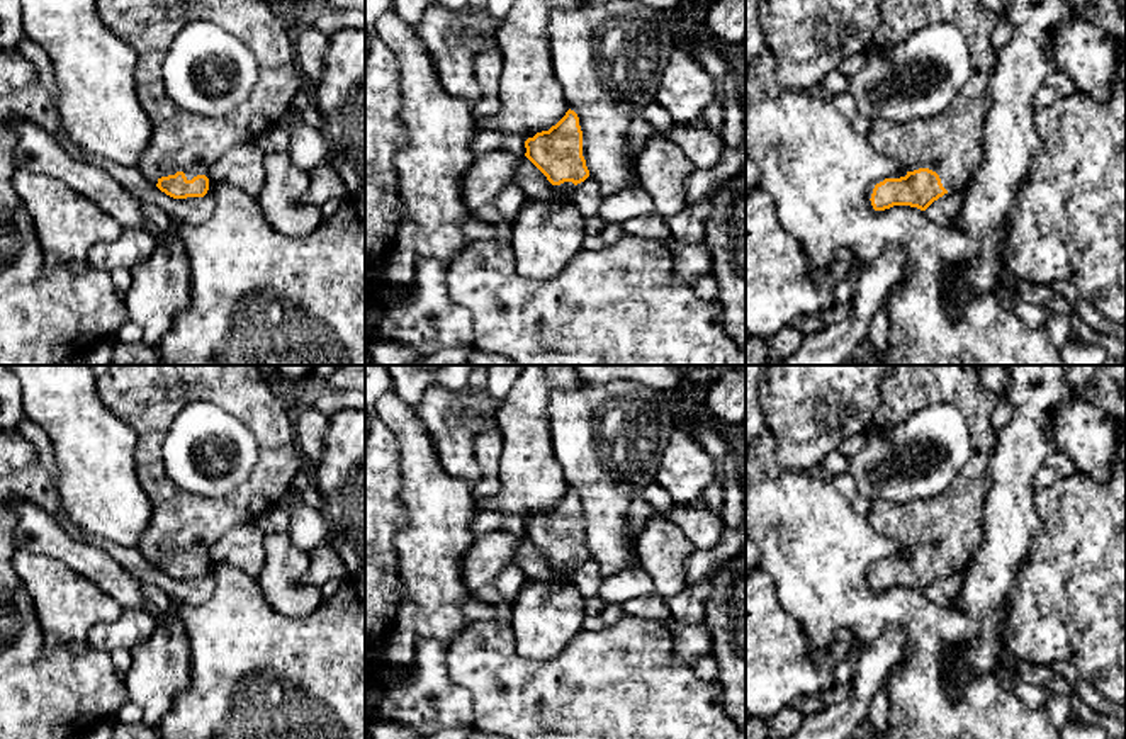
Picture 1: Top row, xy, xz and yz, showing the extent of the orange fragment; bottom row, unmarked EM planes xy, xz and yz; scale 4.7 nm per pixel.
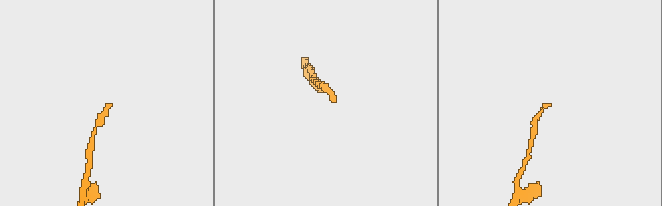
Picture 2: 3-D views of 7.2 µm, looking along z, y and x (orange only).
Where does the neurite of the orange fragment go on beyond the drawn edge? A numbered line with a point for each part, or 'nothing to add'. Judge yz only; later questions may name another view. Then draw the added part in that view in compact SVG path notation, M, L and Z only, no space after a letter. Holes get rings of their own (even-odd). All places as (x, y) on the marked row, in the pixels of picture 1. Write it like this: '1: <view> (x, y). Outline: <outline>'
1: yz (950, 143). Outline: M881 0L881 20L871 46L875 49L888 49L936 22L954 25L965 36L971 51L973 71L970 80L943 114L909 122L873 121L866 138L878 153L893 160L905 172L919 168L936 172L943 187L953 192L965 189L982 163L982 127L990 105L988 83L997 66L992 32L999 15L987 8L982 0Z

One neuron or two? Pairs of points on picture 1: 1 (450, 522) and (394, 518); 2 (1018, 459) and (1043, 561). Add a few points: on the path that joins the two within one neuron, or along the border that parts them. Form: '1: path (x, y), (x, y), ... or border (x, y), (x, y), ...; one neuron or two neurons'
1: border (401, 481), (408, 525), (394, 542), (398, 559); two neurons
2: border (1036, 495), (1041, 532), (1019, 571); two neurons

